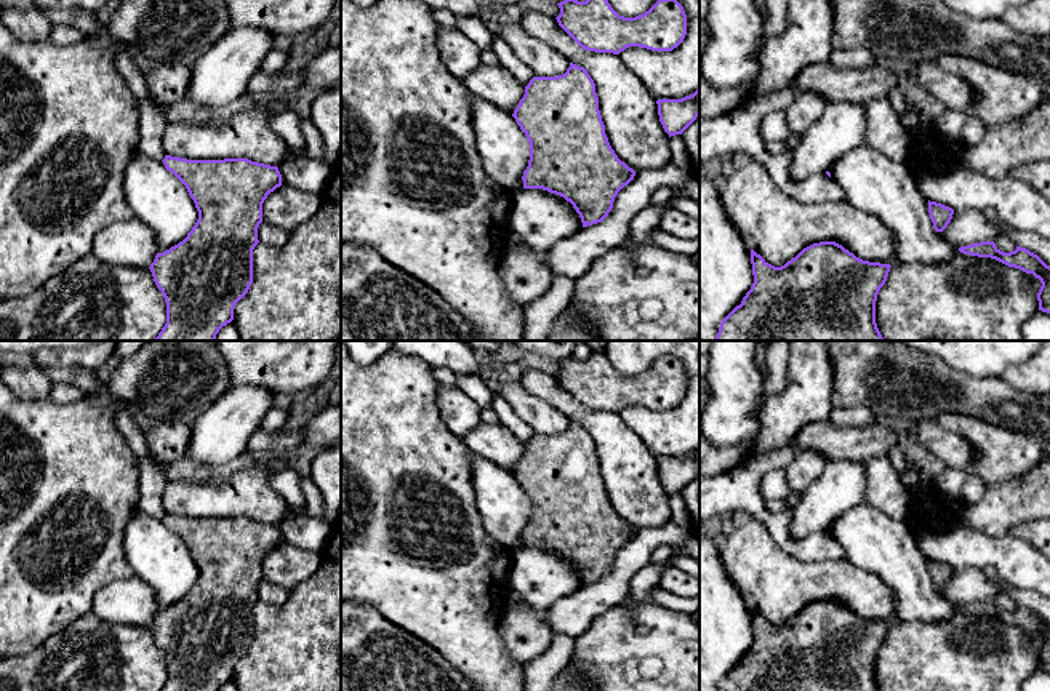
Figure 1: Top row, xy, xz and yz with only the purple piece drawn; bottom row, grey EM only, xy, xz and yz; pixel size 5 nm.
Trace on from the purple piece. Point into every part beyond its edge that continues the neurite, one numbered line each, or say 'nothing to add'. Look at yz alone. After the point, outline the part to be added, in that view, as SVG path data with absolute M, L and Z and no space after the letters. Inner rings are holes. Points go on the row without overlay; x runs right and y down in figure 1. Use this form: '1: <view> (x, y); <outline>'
nothing to add

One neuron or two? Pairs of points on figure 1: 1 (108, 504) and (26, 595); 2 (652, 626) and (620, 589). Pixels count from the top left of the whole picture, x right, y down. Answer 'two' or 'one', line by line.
1: one
2: two

